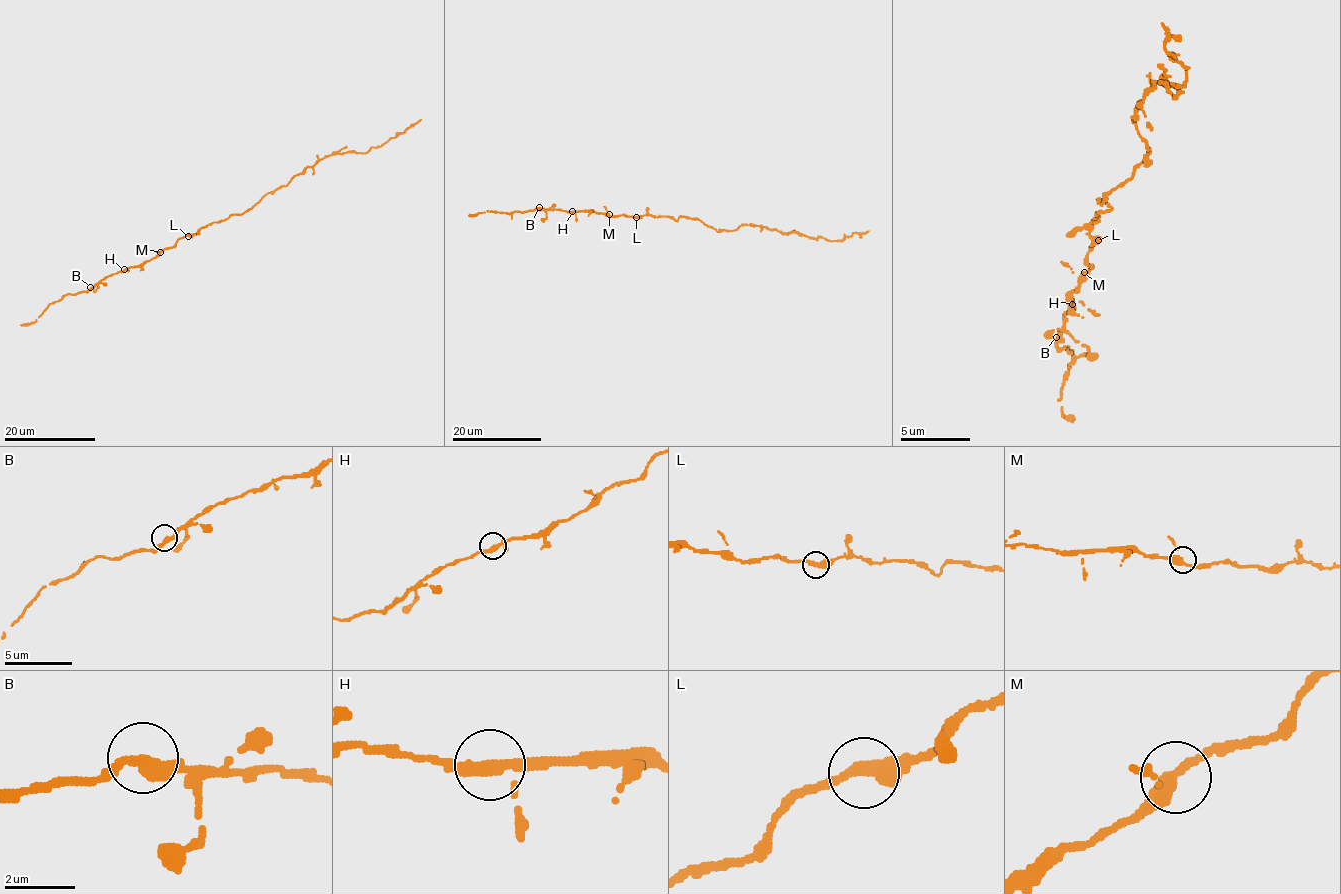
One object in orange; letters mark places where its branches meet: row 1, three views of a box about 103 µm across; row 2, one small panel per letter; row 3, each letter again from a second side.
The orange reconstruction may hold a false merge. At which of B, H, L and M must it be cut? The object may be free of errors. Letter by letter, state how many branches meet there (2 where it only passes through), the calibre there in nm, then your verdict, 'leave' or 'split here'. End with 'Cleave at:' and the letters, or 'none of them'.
B: branches 2; calibre 360 nm; leave
H: branches 3; calibre 280 nm; leave
L: branches 2; calibre 360 nm; leave
M: branches 2; calibre 360 nm; leave
Cleave at: none of them

